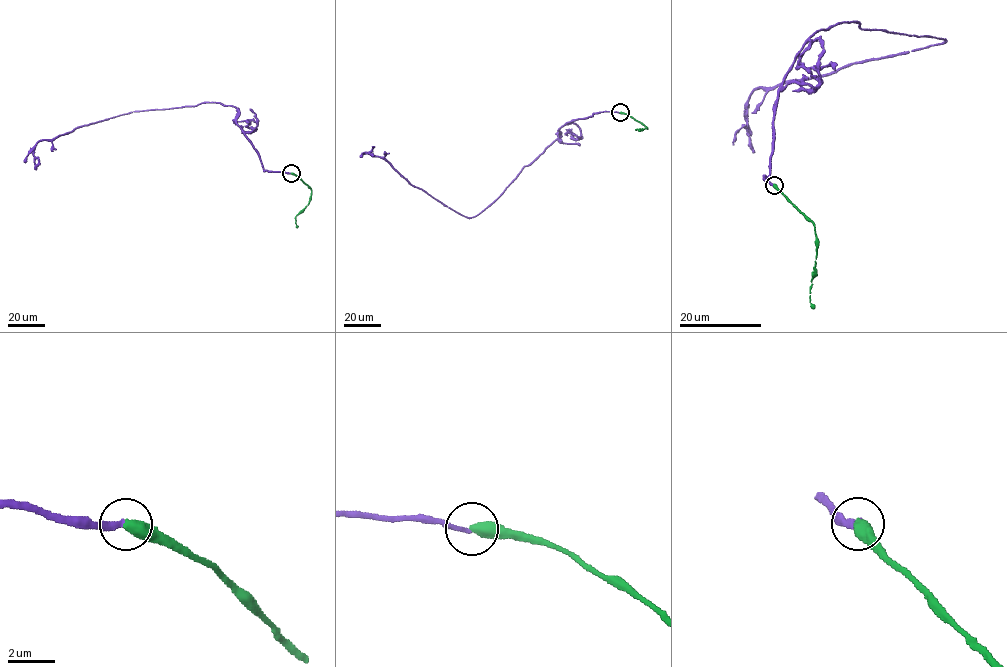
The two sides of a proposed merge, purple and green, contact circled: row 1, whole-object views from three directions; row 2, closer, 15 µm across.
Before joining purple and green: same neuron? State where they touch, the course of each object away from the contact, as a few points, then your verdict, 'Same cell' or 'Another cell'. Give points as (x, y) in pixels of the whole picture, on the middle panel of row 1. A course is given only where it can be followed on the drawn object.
Place: (620, 112). Course of purple: (619, 113), (597, 112), (562, 126), (560, 136), (497, 198), (468, 218), (373, 156). Course of green: (619, 112), (647, 128), (636, 129), (640, 131). Another cell

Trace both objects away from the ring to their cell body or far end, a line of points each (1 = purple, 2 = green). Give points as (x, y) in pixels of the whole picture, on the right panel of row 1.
1: (775, 184), (762, 178), (775, 102), (816, 31), (857, 21), (945, 39), (757, 88), (747, 108), (754, 152)
2: (774, 184), (814, 226), (816, 257), (809, 302), (814, 308)

